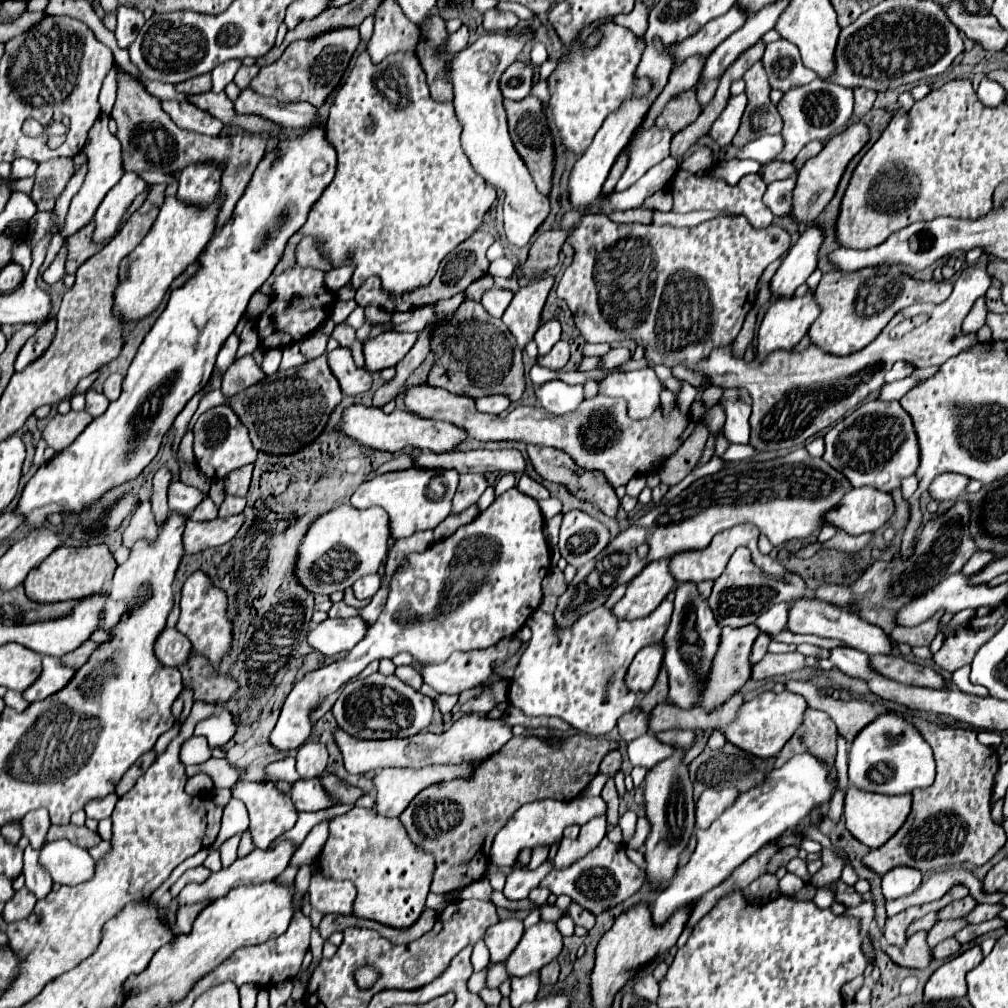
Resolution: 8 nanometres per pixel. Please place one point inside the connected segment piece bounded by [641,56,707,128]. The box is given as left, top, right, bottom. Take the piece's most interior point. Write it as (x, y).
(686, 76)

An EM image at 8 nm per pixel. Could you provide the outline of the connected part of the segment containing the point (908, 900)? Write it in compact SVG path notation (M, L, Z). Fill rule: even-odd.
M951 866L945 870L937 870L933 874L929 874L929 878L917 888L915 894L905 896L905 898L897 898L897 900L887 900L885 902L885 910L887 916L893 916L897 912L903 912L909 906L919 906L919 904L927 904L933 900L939 900L941 896L947 894L947 890L951 890L955 884L963 884L971 890L971 896L981 904L997 904L1005 894L983 894L981 882L963 866Z

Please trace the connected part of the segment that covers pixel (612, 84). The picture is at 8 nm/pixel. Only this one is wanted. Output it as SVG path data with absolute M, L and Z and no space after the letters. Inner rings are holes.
M611 22L603 24L603 34L605 36L601 44L587 52L583 50L581 40L575 42L575 46L571 46L571 54L563 58L557 70L549 76L549 110L553 114L563 144L575 154L587 150L603 120L611 112L615 112L629 94L643 94L649 90L647 78L637 80L635 86L635 68L643 52L643 40L635 38L635 34L631 34L627 28Z

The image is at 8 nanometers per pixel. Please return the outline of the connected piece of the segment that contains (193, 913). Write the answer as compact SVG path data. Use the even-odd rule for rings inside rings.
M206 900L204 902L199 902L199 904L189 904L189 906L181 906L177 910L177 924L175 924L175 932L177 934L189 934L191 932L191 926L195 922L195 918L198 914L206 907L209 906L211 902Z

